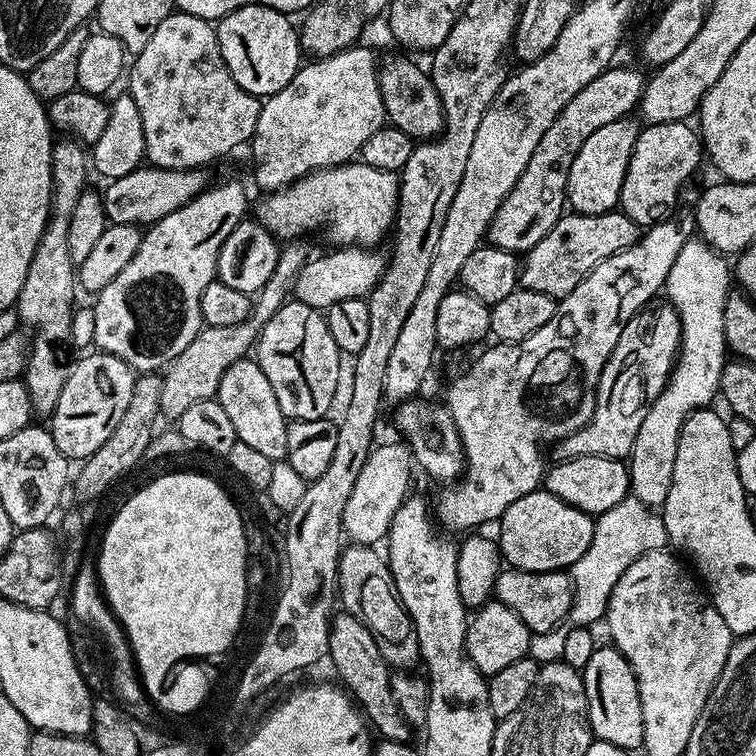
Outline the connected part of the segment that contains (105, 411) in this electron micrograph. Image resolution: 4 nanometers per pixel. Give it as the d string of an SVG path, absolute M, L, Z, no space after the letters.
M89 351L74 367L62 386L62 395L58 397L58 406L50 417L50 431L54 446L62 450L69 461L83 462L94 454L114 434L126 405L130 403L130 390L134 390L137 373L122 358L109 352Z

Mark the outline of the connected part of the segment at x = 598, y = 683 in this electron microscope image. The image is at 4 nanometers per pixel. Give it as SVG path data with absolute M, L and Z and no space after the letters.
M597 646L590 654L590 662L582 669L588 703L588 721L595 739L605 740L619 748L640 750L644 746L642 722L642 698L638 690L638 678L615 646Z

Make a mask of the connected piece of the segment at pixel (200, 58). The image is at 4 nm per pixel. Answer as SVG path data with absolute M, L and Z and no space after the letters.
M179 10L168 13L168 17L154 30L154 38L146 42L141 52L135 53L126 72L127 95L134 98L138 114L142 114L142 134L146 138L144 155L149 165L157 168L204 168L211 160L220 160L227 152L240 148L251 141L258 126L261 101L250 95L230 74L218 46L213 21L203 20L194 14Z

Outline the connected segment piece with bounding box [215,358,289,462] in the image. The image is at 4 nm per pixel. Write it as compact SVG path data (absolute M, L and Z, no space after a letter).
M245 358L234 362L234 366L230 366L226 374L222 374L222 382L218 386L215 399L220 401L222 410L226 410L226 415L230 417L237 440L246 442L246 446L266 454L266 458L274 462L287 457L286 434L289 421L279 409L270 381L255 359Z

